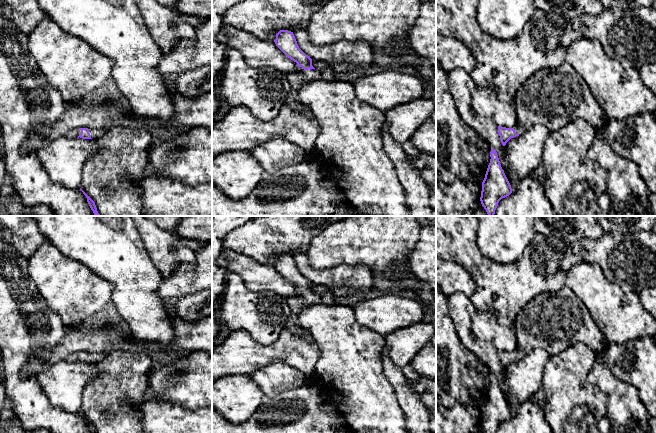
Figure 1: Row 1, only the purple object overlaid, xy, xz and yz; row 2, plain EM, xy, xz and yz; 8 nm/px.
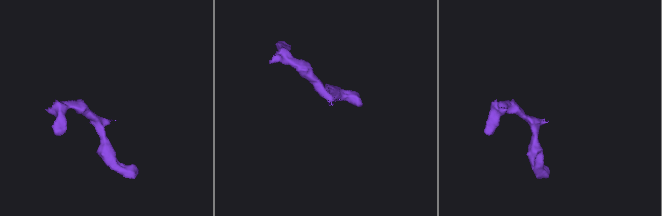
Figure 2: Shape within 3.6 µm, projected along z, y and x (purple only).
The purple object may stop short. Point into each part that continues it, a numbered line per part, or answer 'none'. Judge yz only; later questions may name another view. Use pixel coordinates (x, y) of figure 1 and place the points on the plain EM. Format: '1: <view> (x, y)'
1: yz (553, 321)

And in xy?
1: xy (94, 358)

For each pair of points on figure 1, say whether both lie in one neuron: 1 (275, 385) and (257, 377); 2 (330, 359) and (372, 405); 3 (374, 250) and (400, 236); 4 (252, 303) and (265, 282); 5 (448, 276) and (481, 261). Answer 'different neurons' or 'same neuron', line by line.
1: same neuron
2: same neuron
3: same neuron
4: different neurons
5: different neurons

